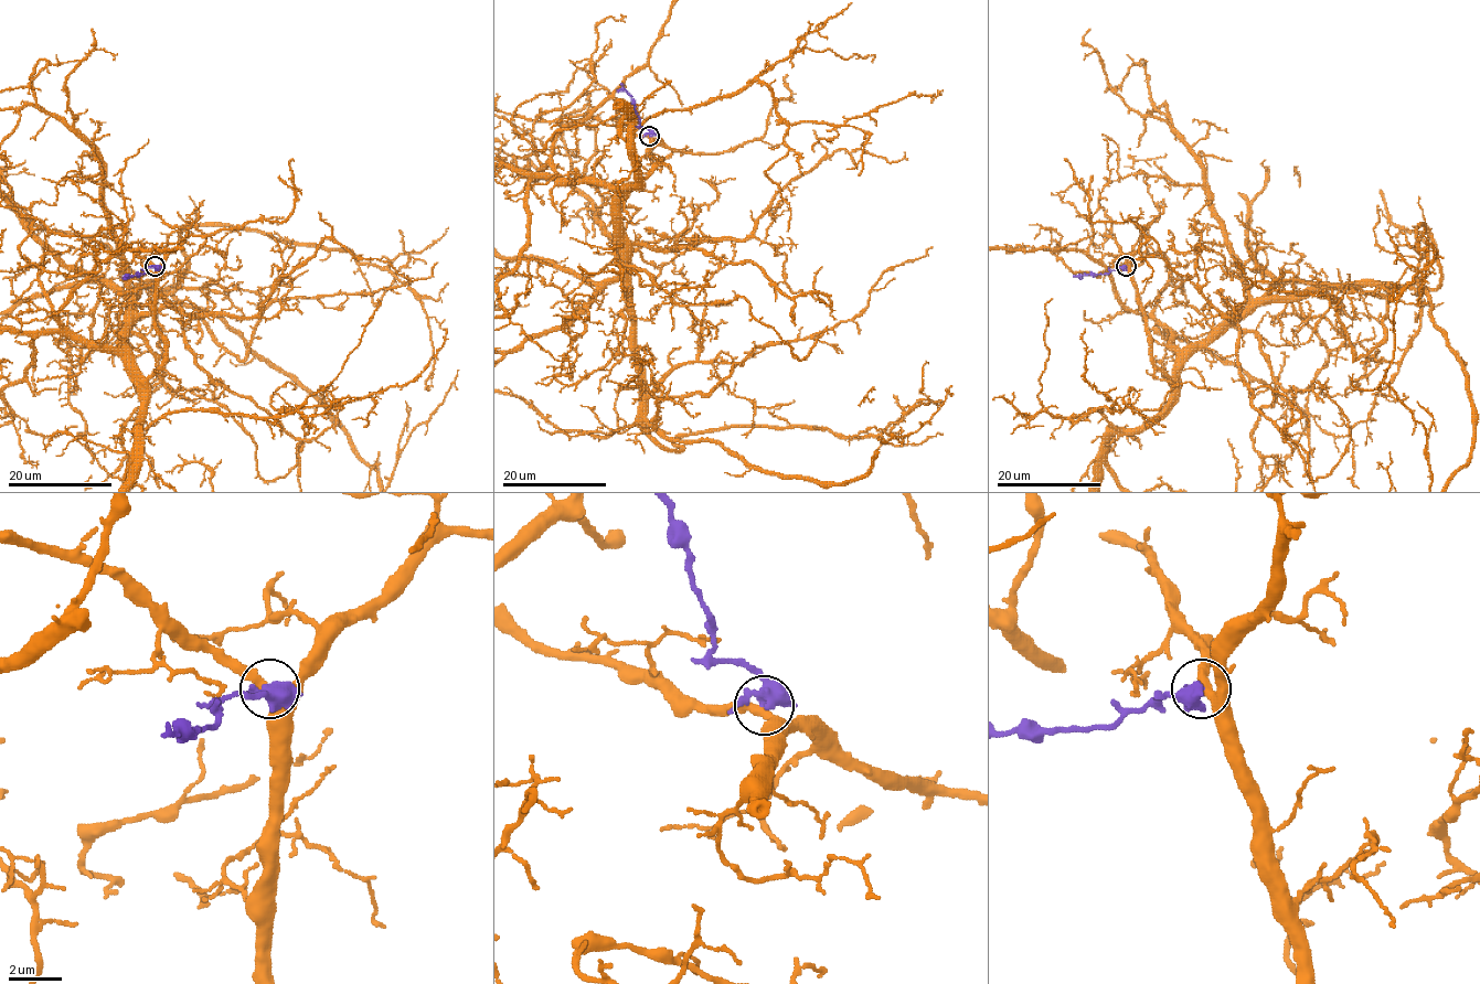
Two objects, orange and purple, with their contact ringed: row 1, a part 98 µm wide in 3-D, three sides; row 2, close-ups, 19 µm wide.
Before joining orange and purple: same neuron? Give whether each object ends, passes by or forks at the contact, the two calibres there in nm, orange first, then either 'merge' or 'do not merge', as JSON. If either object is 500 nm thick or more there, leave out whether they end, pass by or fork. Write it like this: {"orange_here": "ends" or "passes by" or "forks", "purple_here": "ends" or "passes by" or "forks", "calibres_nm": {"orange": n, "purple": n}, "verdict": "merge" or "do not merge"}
{"calibres_nm": {"orange": 360, "purple": 500}, "verdict": "do not merge"}

